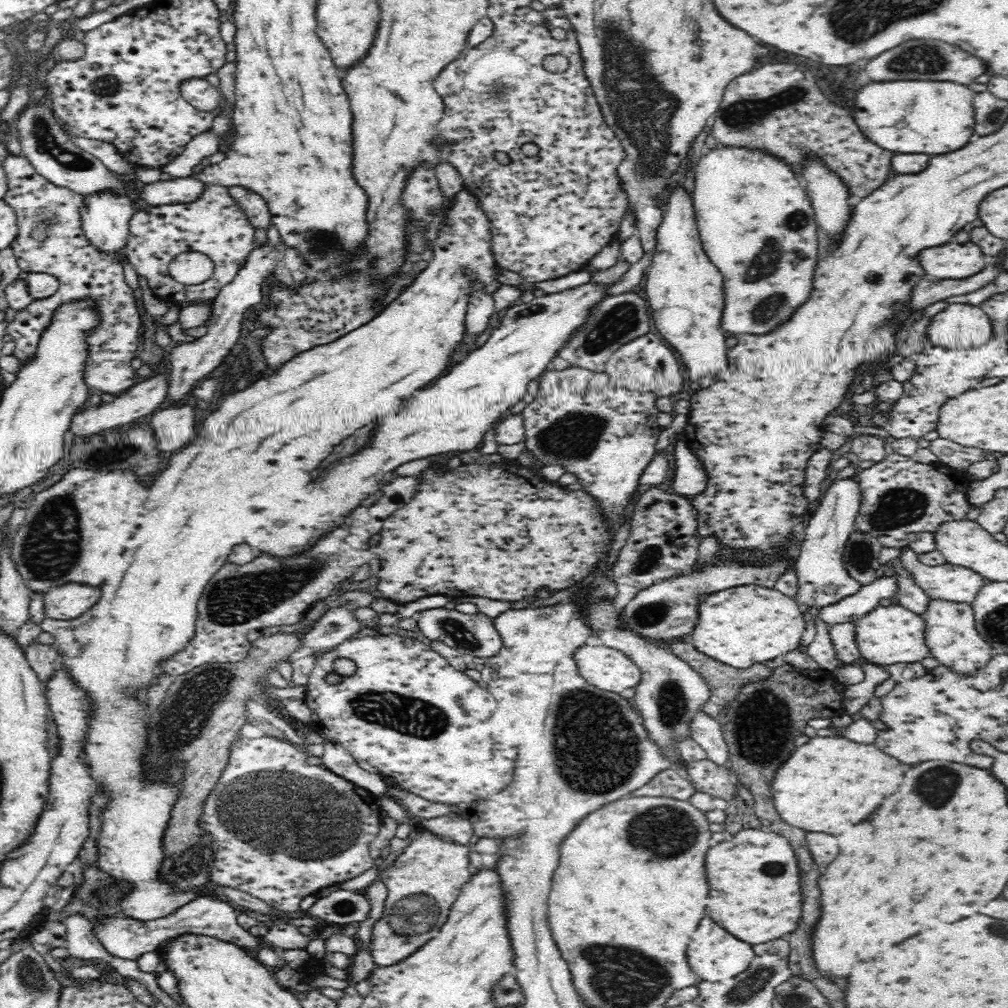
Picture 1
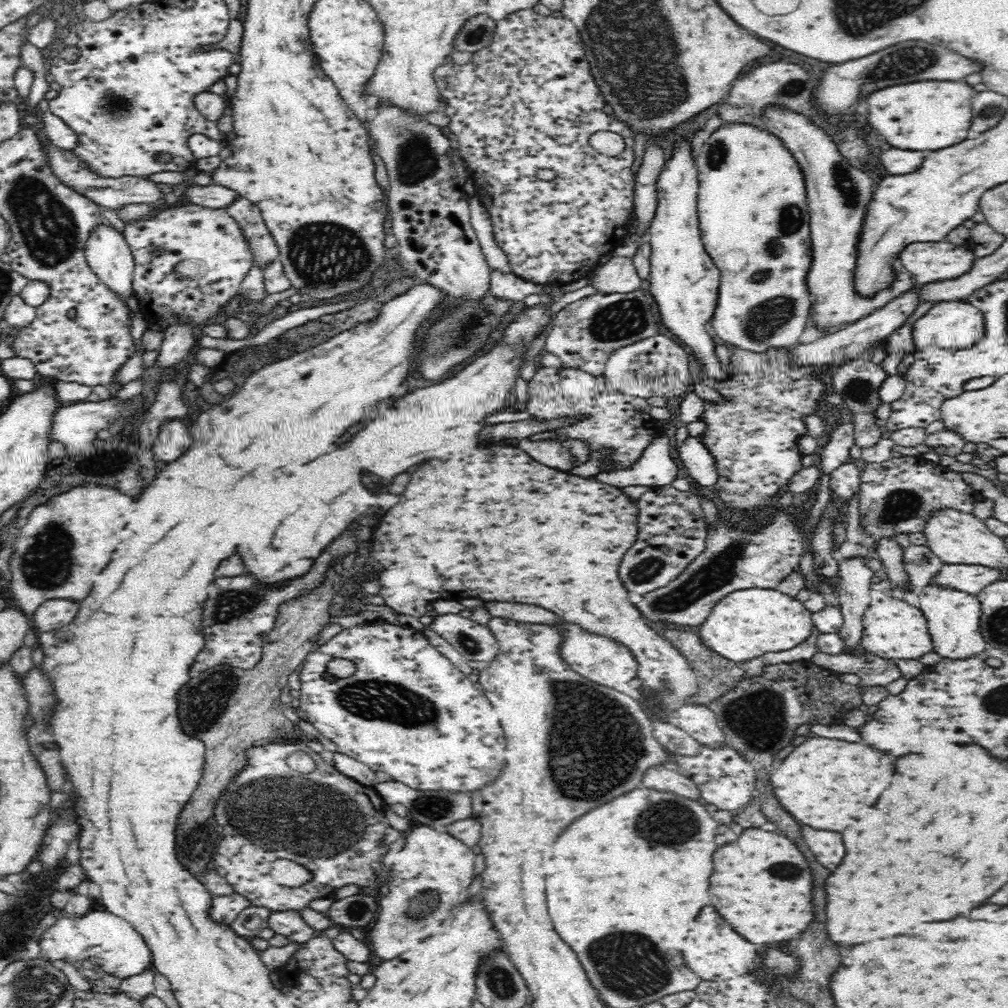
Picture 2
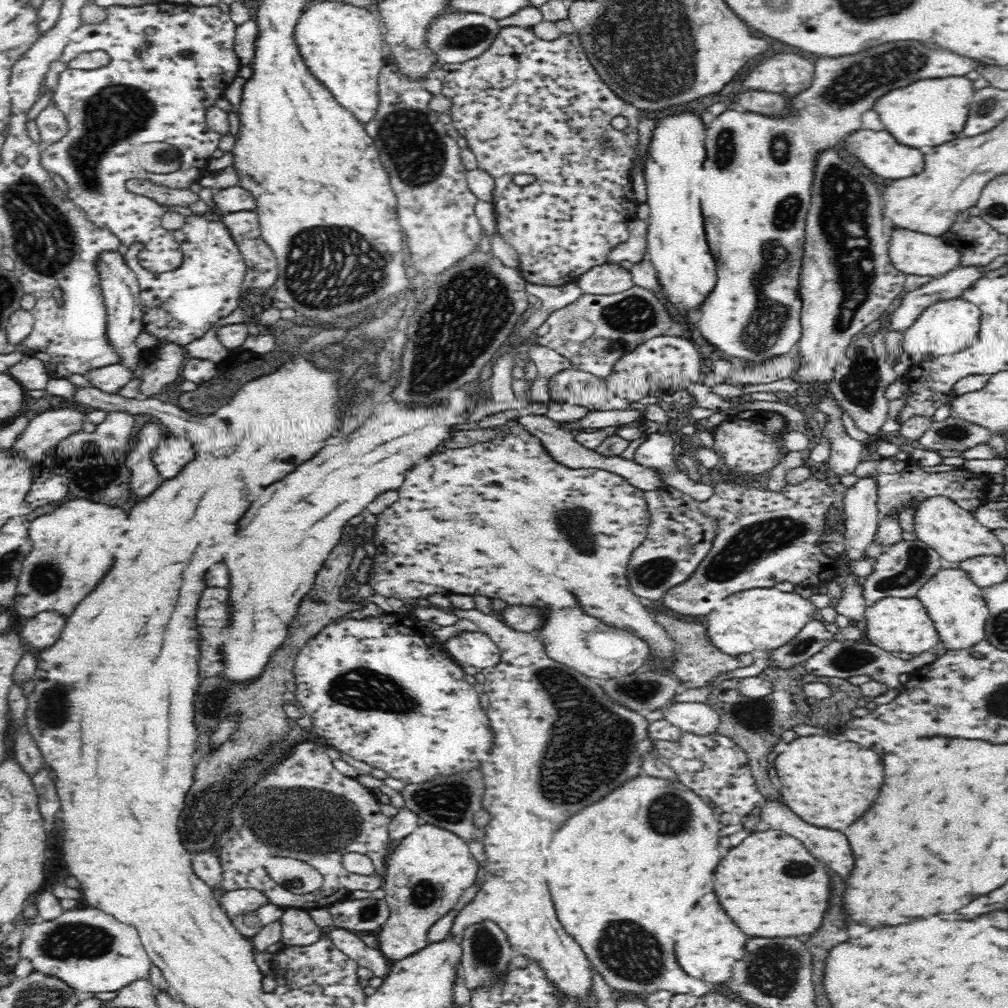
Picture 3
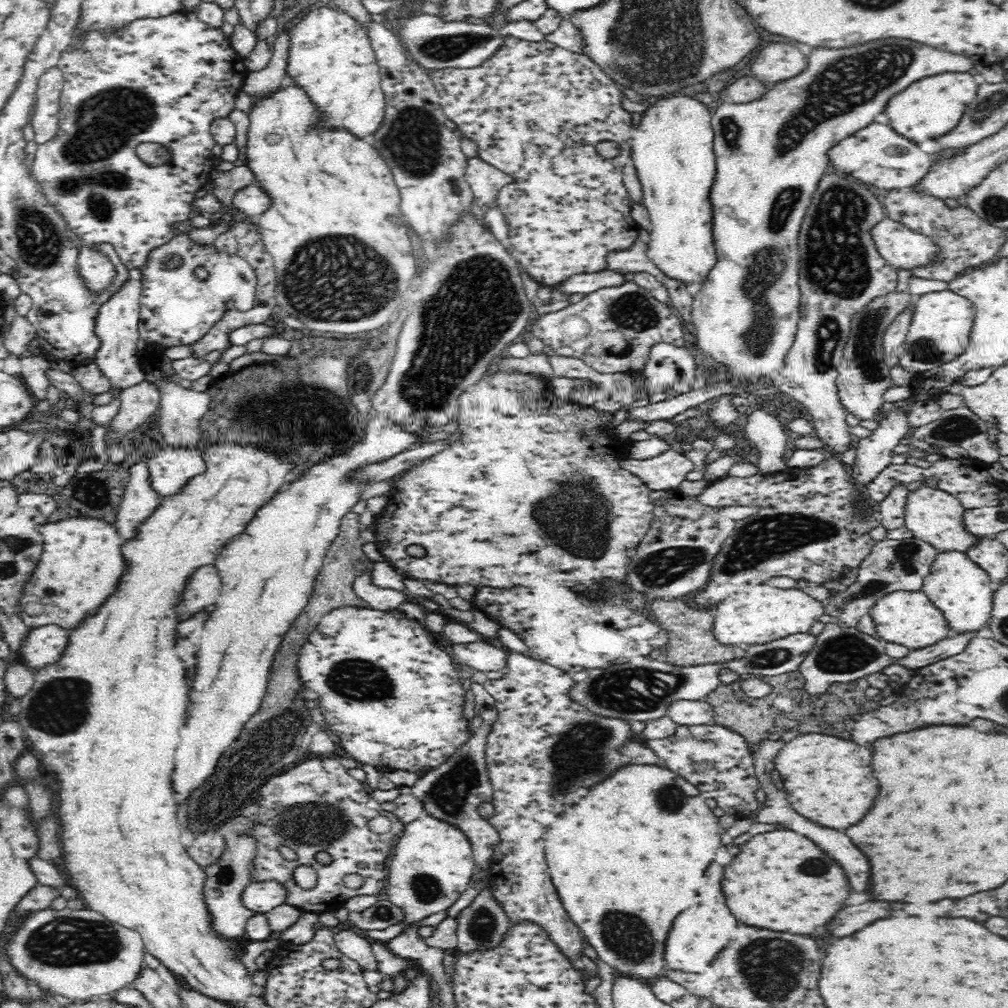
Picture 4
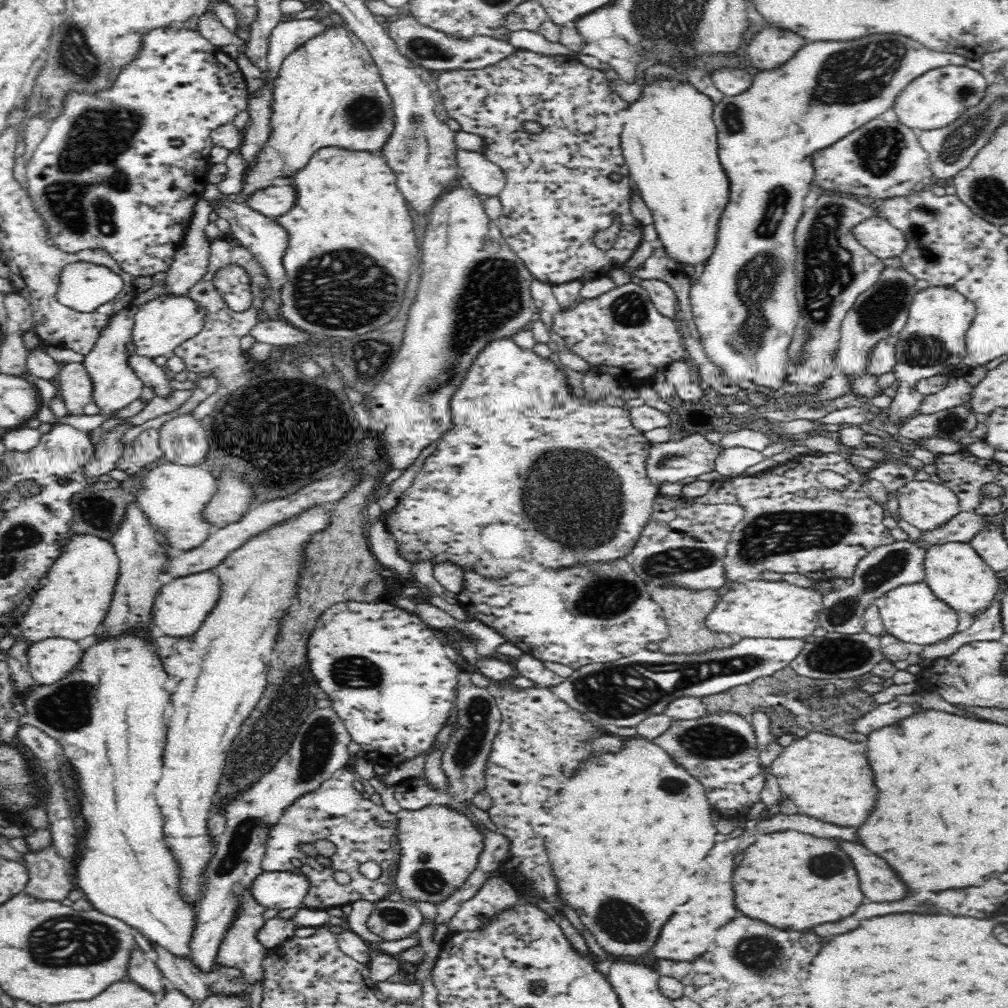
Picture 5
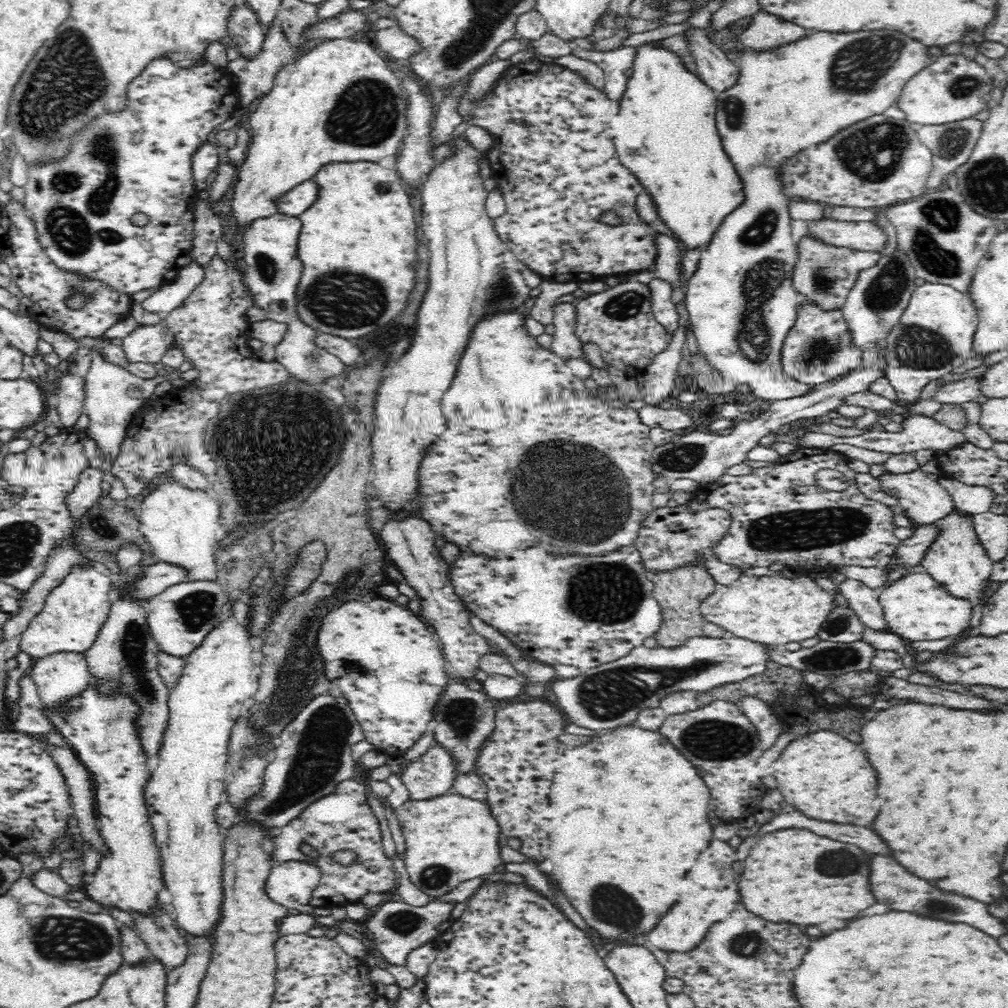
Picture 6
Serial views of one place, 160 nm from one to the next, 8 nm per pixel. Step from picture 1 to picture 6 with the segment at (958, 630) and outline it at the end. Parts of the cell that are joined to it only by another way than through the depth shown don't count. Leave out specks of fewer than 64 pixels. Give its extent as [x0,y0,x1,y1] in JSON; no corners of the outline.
[919,507,993,598]

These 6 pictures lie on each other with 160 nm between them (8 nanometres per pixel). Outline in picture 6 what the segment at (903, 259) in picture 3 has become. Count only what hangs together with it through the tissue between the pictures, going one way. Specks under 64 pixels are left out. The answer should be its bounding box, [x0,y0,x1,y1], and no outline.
[806,218,888,251]

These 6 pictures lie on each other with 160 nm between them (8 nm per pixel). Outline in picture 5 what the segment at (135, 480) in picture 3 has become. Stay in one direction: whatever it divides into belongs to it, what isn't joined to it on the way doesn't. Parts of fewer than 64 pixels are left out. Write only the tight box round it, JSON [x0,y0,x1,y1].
[78,501,171,649]

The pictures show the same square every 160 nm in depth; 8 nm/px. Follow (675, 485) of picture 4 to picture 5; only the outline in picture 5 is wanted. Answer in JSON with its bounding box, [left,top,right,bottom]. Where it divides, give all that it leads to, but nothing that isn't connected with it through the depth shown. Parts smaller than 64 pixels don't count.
[646,433,727,486]

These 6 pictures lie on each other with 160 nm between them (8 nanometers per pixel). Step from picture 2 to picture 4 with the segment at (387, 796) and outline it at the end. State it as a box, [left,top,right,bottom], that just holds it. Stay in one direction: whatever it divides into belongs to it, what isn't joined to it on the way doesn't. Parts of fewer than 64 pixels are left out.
[411,681,502,884]

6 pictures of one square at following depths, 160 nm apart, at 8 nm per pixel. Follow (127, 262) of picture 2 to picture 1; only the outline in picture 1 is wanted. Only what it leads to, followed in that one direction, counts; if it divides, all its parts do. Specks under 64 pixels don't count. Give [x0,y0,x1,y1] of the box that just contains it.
[82,194,135,264]

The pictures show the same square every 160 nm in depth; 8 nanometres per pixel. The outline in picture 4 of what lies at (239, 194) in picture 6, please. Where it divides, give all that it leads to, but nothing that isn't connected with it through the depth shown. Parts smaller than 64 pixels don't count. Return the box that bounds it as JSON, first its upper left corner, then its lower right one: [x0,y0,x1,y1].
[285,6,386,140]

